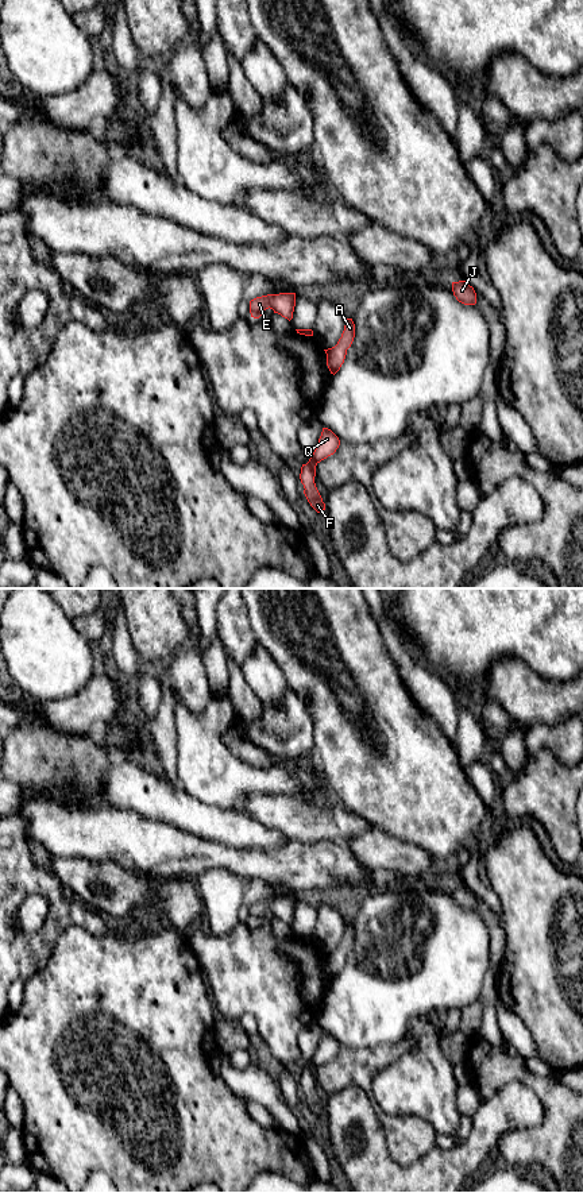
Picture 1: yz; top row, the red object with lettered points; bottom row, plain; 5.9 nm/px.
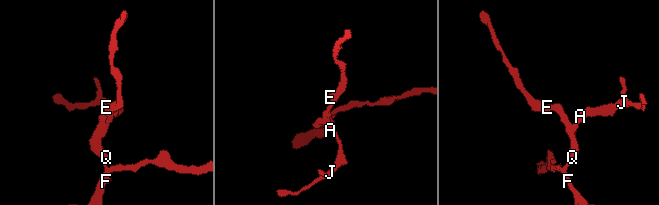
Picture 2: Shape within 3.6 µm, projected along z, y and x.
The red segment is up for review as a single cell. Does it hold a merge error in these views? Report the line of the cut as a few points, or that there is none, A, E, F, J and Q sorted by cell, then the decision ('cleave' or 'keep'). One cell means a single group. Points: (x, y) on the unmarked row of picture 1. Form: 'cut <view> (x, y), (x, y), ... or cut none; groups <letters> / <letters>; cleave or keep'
cut none; groups A E F J Q; keep

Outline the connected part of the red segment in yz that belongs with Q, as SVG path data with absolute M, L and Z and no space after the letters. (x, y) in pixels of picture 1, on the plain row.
M323 1032L321 1041L318 1043L318 1049L306 1069L302 1069L300 1084L304 1089L304 1099L310 1108L310 1111L317 1116L325 1115L325 1108L316 1092L314 1081L316 1081L316 1070L333 1059L340 1050L339 1042L328 1032Z

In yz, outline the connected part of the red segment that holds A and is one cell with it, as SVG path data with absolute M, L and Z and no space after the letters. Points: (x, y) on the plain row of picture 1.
M347 923L344 935L337 949L332 953L324 954L327 958L327 970L331 978L336 978L344 968L347 954L351 951L355 942L355 928L352 923Z

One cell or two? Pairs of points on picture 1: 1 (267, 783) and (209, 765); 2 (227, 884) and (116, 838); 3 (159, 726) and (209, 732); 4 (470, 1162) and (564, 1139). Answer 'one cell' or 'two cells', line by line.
1: one cell
2: two cells
3: two cells
4: two cells

